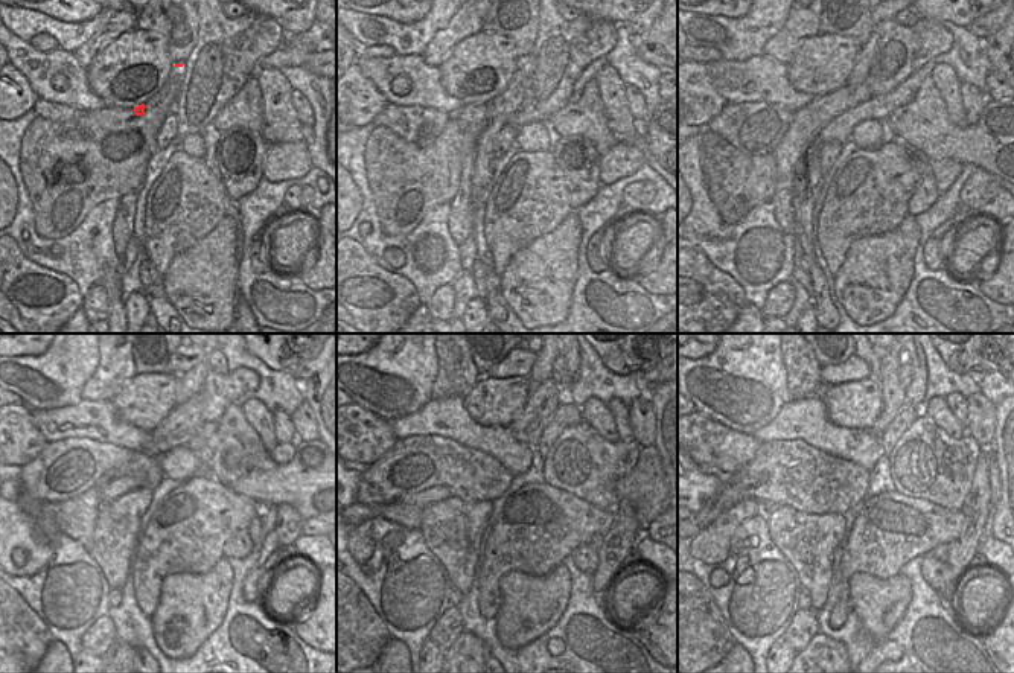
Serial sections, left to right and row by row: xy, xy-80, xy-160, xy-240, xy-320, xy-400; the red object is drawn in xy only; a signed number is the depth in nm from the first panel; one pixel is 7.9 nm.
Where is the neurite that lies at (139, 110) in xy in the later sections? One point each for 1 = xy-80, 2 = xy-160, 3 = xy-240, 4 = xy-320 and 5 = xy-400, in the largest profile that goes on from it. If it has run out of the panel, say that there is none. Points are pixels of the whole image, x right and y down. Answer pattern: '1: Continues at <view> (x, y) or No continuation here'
1: Continues at xy-80 (477, 165)
2: Continues at xy-160 (806, 188)
3: Continues at xy-240 (189, 384)
4: Continues at xy-320 (541, 370)
5: Continues at xy-400 (888, 364).

